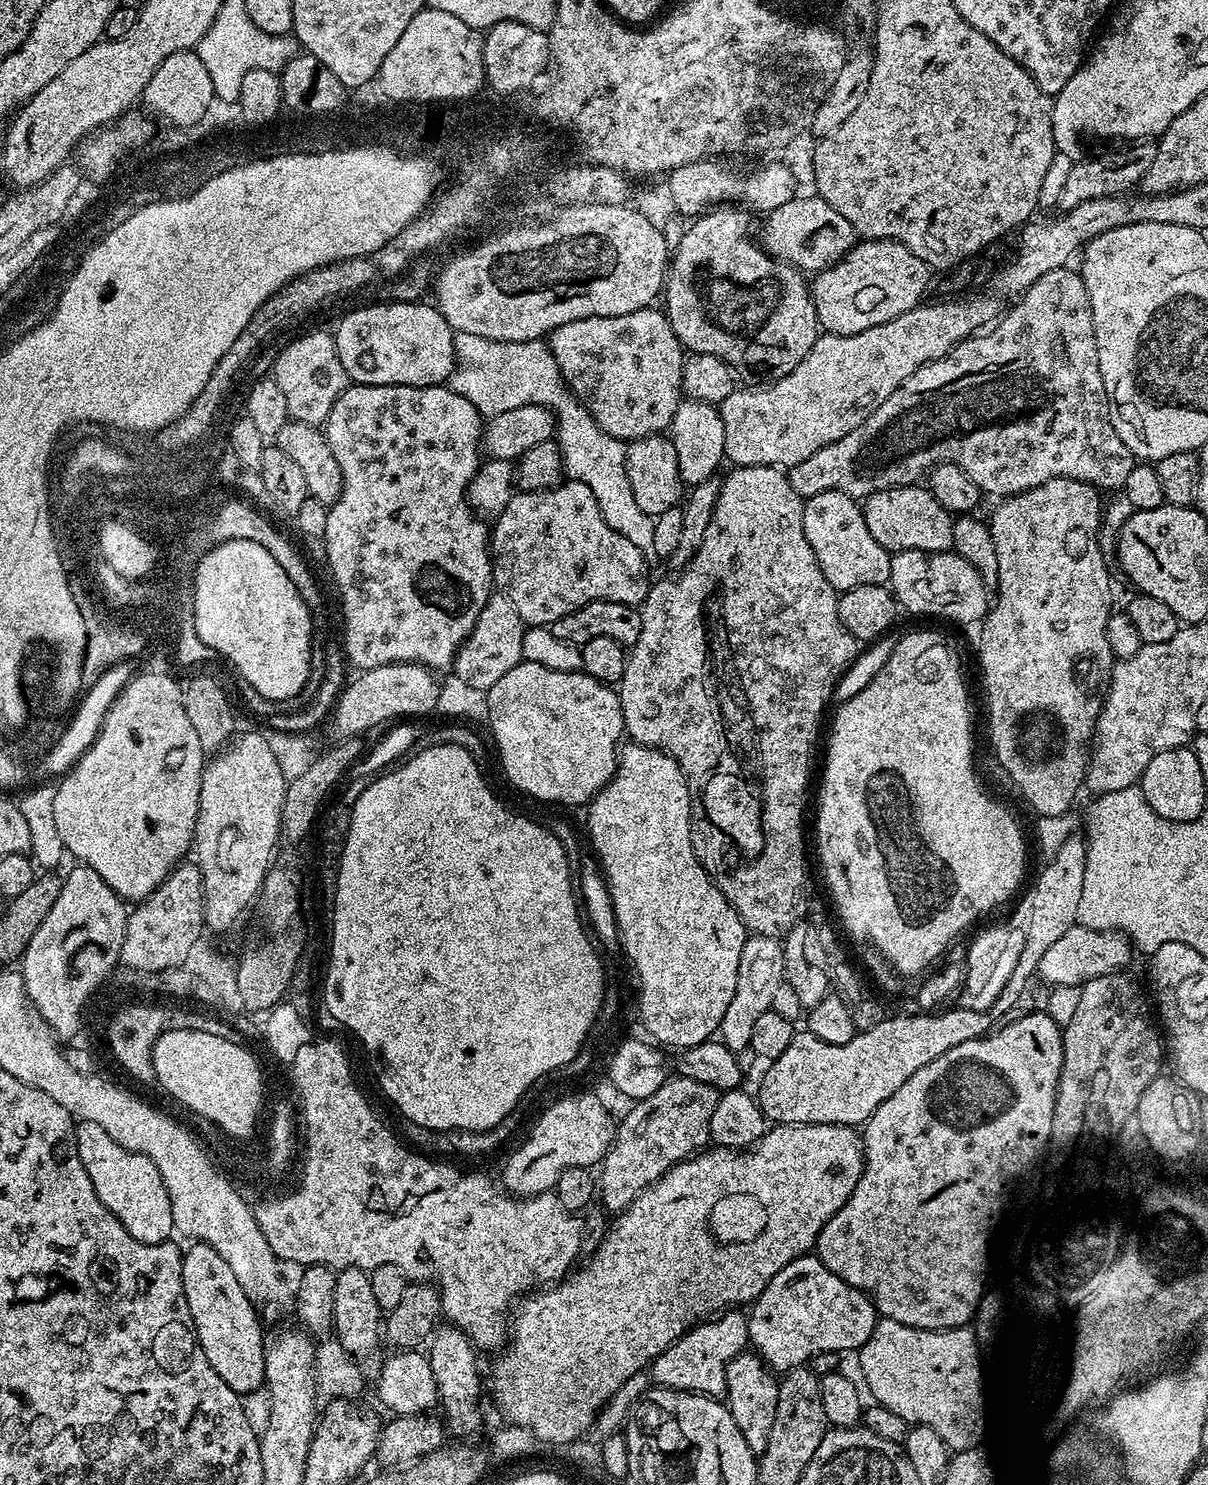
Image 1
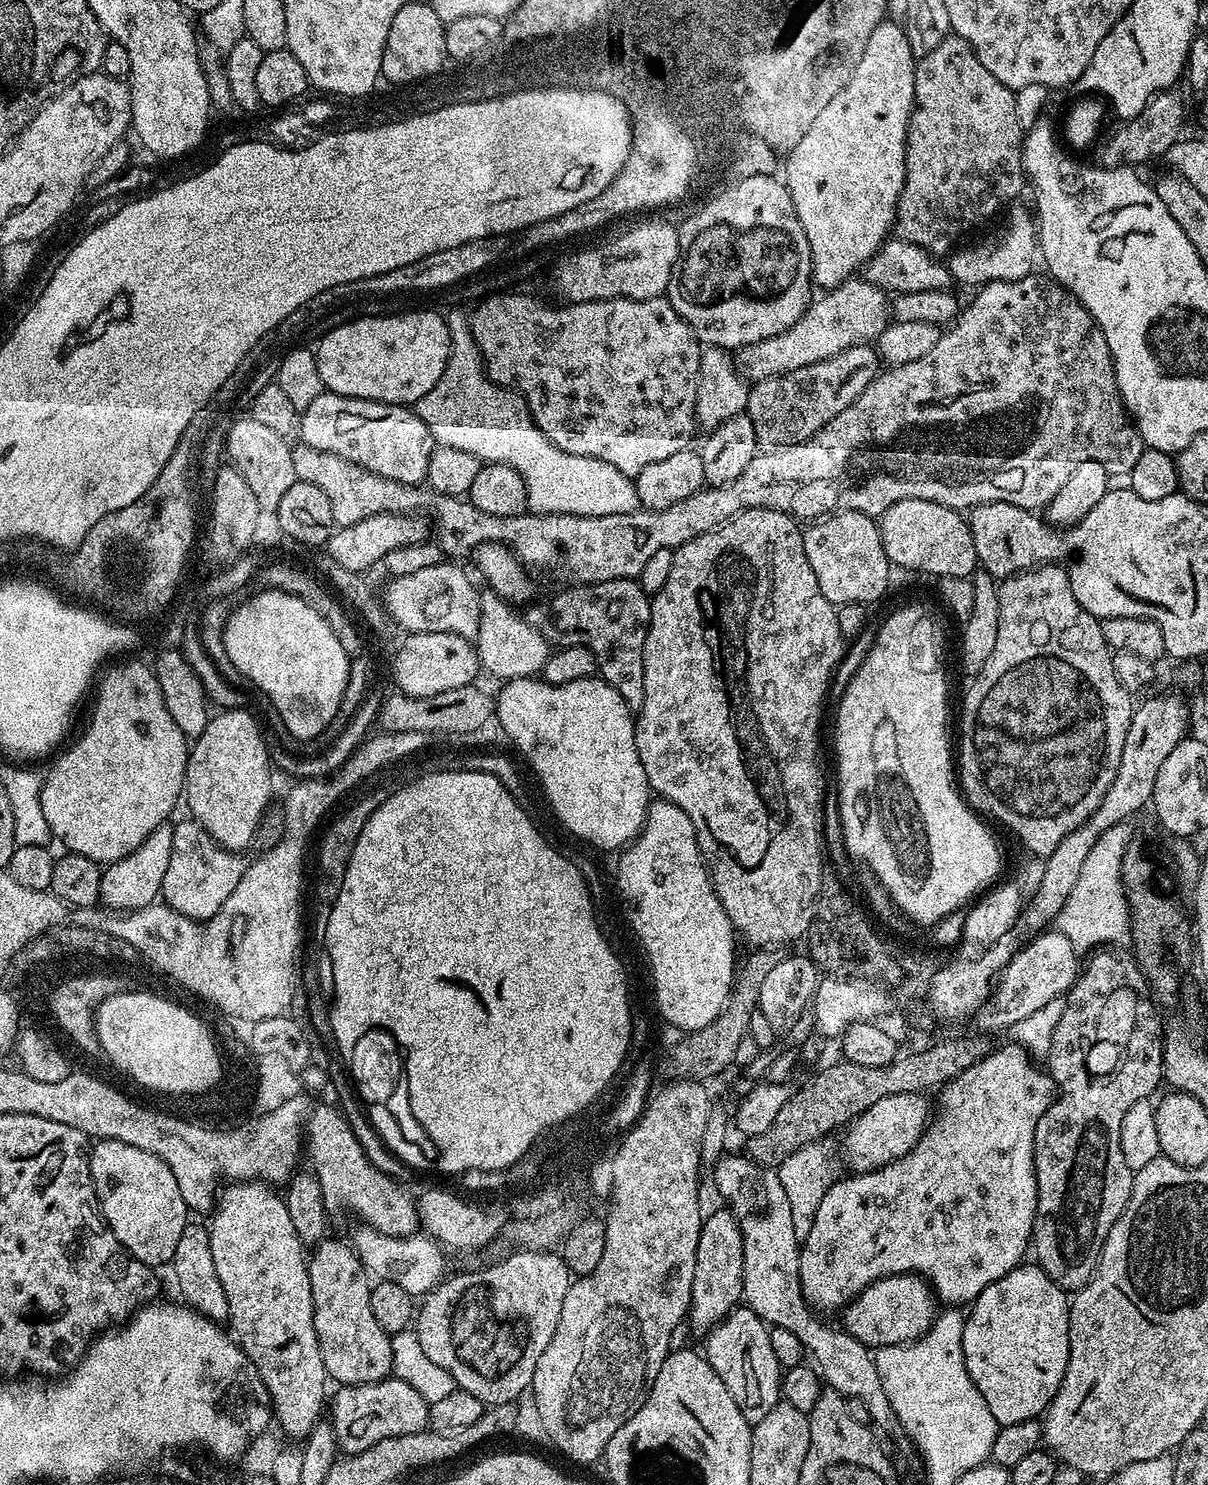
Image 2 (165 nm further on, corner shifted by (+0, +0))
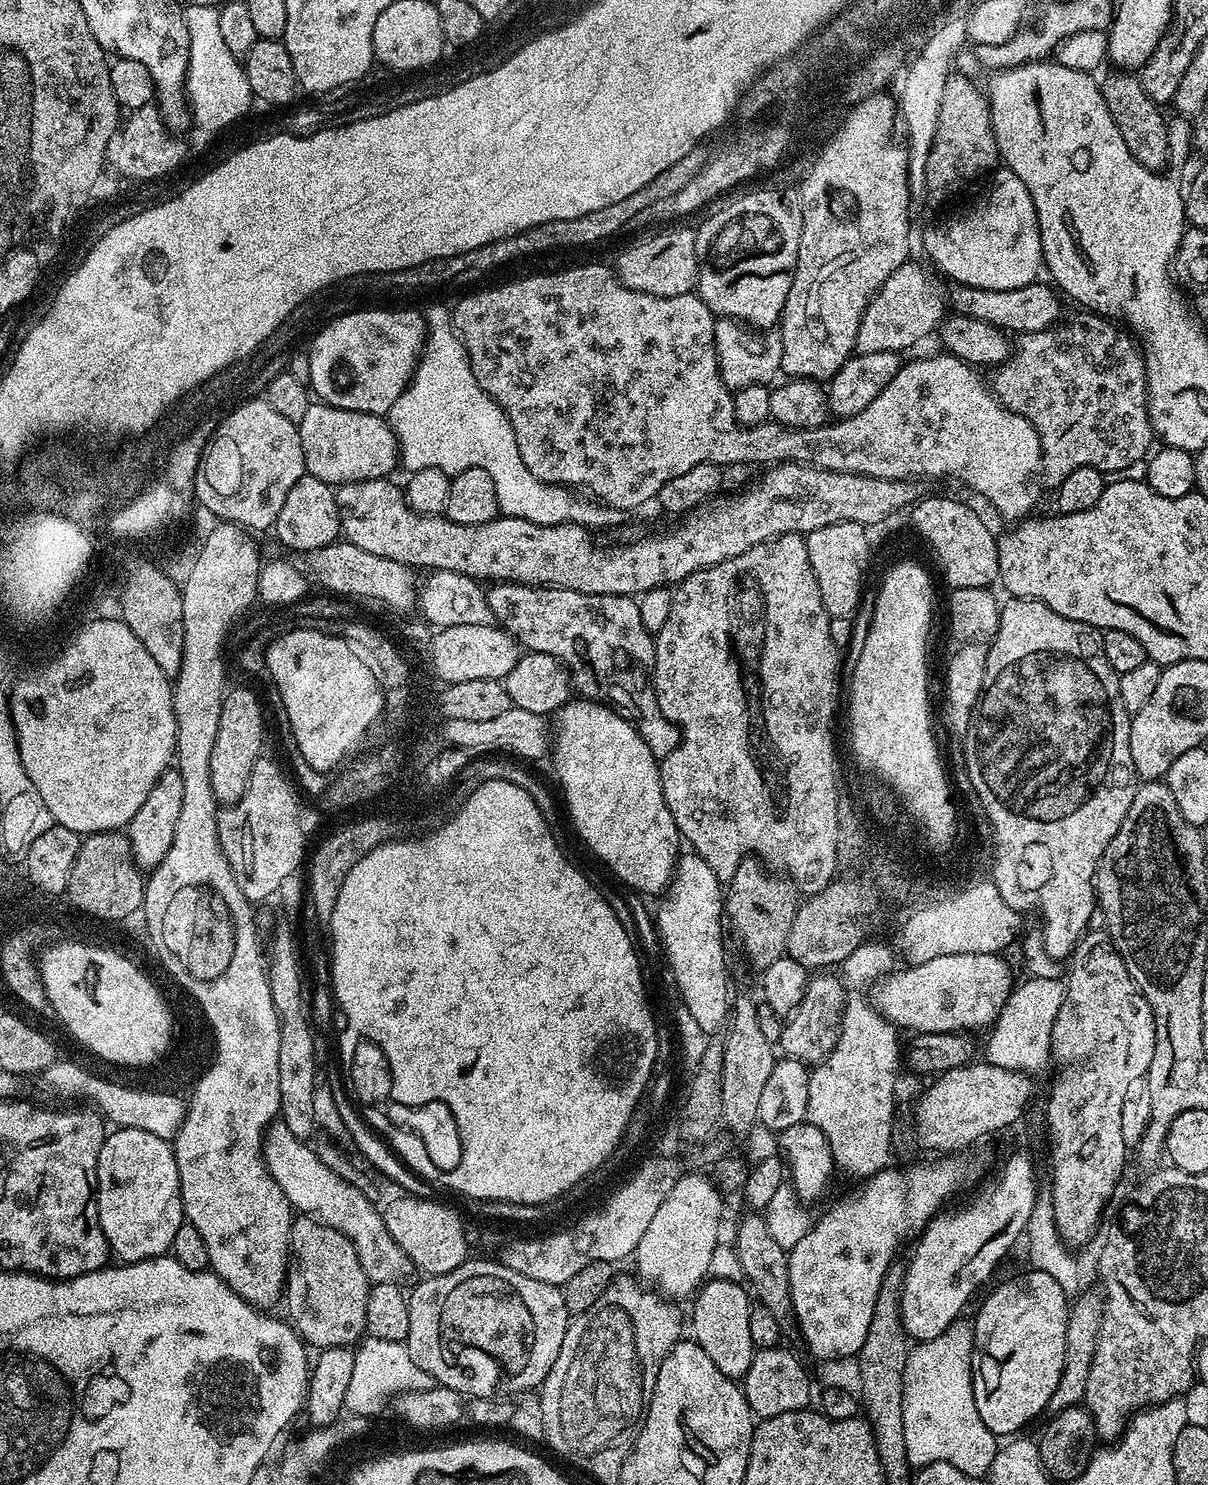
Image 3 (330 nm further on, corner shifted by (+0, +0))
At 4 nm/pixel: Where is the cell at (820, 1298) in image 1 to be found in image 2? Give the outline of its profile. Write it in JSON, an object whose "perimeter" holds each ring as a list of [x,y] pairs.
{"perimeter":[[[887,1276],[857,1292],[855,1298],[843,1309],[842,1315],[844,1331],[875,1350],[895,1344],[909,1344],[927,1334],[937,1318],[938,1301],[923,1276]]]}

